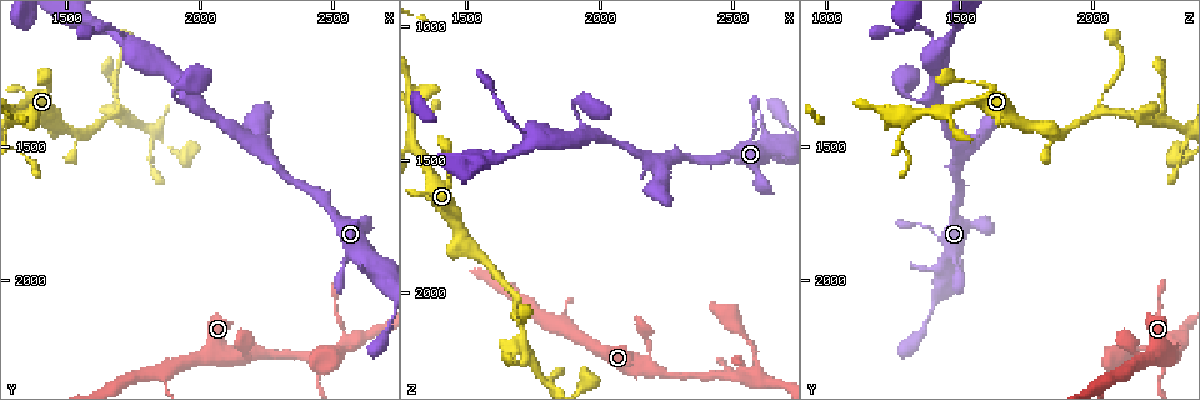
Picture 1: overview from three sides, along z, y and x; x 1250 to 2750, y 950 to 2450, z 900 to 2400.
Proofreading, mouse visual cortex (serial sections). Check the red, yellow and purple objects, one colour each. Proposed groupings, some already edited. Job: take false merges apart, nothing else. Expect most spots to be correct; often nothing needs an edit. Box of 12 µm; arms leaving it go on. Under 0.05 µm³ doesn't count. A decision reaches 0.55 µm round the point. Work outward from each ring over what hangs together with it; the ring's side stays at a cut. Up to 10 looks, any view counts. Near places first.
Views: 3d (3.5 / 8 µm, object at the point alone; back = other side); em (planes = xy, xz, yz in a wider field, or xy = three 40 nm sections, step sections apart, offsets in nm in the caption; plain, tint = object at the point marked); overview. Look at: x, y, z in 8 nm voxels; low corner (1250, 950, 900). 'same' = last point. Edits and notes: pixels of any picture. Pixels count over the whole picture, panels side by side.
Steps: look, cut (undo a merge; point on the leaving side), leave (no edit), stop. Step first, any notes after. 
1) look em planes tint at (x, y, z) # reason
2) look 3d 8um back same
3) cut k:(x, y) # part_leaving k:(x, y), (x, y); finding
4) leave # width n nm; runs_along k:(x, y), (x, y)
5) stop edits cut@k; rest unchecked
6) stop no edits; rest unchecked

look 3d 3.5um at (2460, 2280, 2320) # abrupt turn

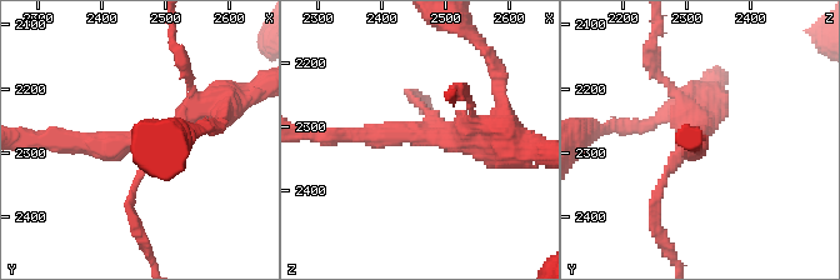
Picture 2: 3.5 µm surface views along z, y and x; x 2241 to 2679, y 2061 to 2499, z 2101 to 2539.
look em xy step 3 plain same # arms 3; arm_widths 100, 250, 350 nm

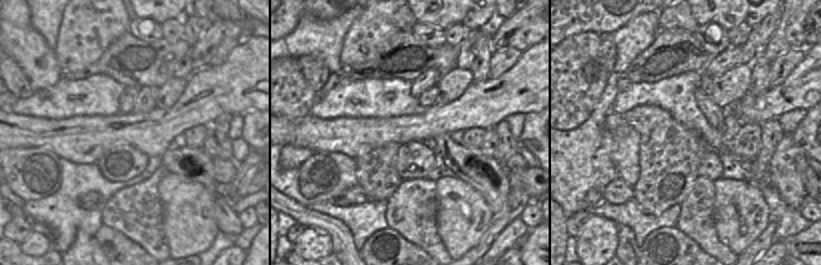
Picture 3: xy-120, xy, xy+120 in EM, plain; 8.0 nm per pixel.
look em xy step 3 tint same

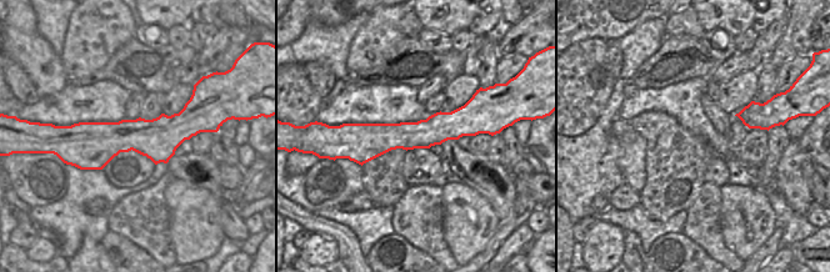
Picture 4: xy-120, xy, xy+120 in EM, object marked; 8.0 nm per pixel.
leave # runs_along 2:(58, 139), (154, 139), (220, 111); one cell here

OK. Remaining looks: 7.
look 3d 8um at (1860, 2340, 2120) # three-way junction

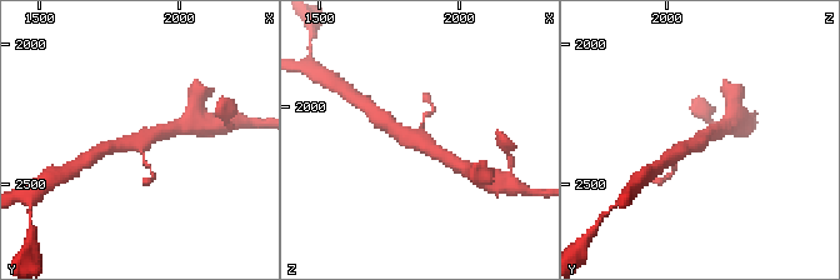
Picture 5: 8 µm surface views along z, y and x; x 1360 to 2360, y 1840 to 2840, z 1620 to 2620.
look em xy step 2 tint at (1850, 2340, 2120) # arms 3; arm_widths 100, 400, 400 nm

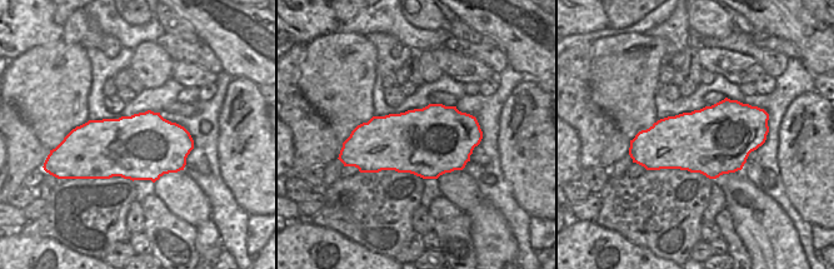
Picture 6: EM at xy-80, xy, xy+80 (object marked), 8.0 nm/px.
leave # runs_along 5:(446, 156), (388, 124); one cell here

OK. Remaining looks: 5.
look 3d 3.5um at (1730, 1110, 1440) # side arm on a straight run

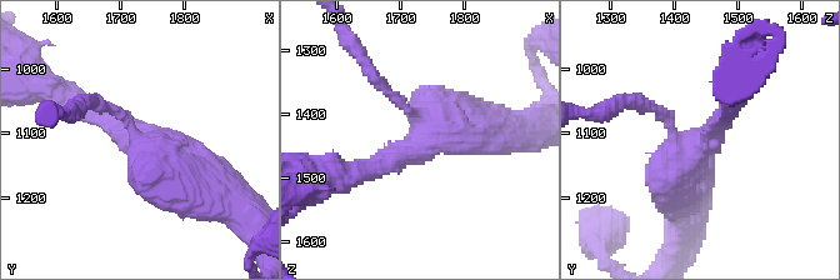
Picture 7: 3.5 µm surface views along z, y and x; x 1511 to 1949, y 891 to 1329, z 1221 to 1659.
look em xy step 3 tint at (1725, 1115, 1450) # arms 3; arm_widths 150, 250, 500 nm

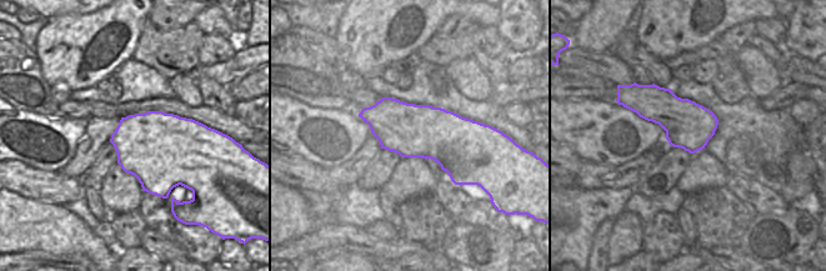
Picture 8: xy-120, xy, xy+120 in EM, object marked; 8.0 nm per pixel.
look em xy step 5 tint same # cut it another way

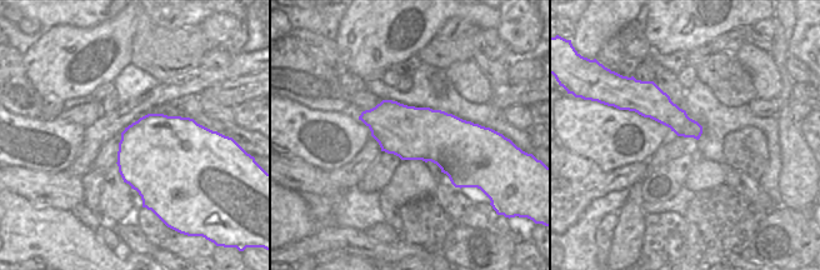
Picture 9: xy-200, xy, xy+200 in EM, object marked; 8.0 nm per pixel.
leave # runs_along 7:(218, 189), (188, 185), (91, 111); continuous, no second cell

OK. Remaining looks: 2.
look 3d 3.5um at (1690, 1380, 2020) # narrows sharply

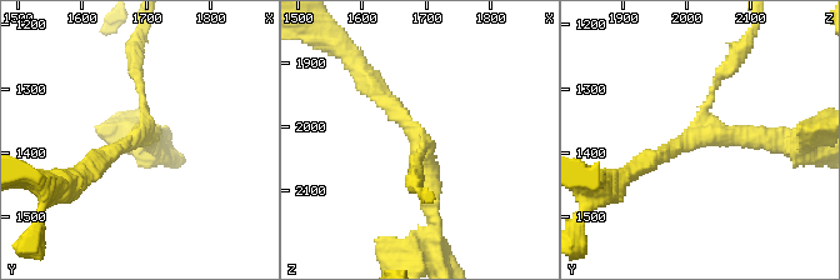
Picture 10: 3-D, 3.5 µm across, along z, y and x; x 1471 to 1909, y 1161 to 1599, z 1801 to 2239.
look em xy step 1 tint at (1690, 1375, 2020) # arms 3; arm_widths 100, 200, 200 nm

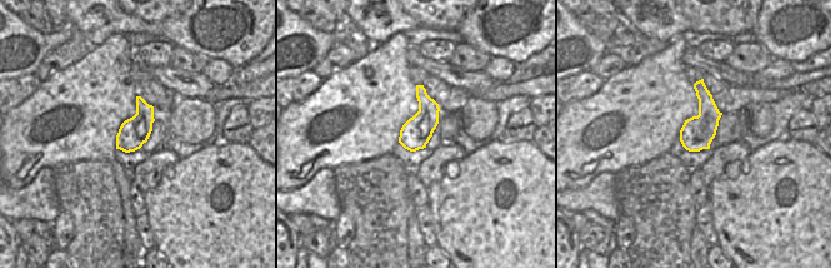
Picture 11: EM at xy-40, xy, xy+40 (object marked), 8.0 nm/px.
leave # runs_along 10:(370, 84), (420, 141), (431, 221); continuous, no second cell

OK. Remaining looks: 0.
stop no edits; rest unchecked

